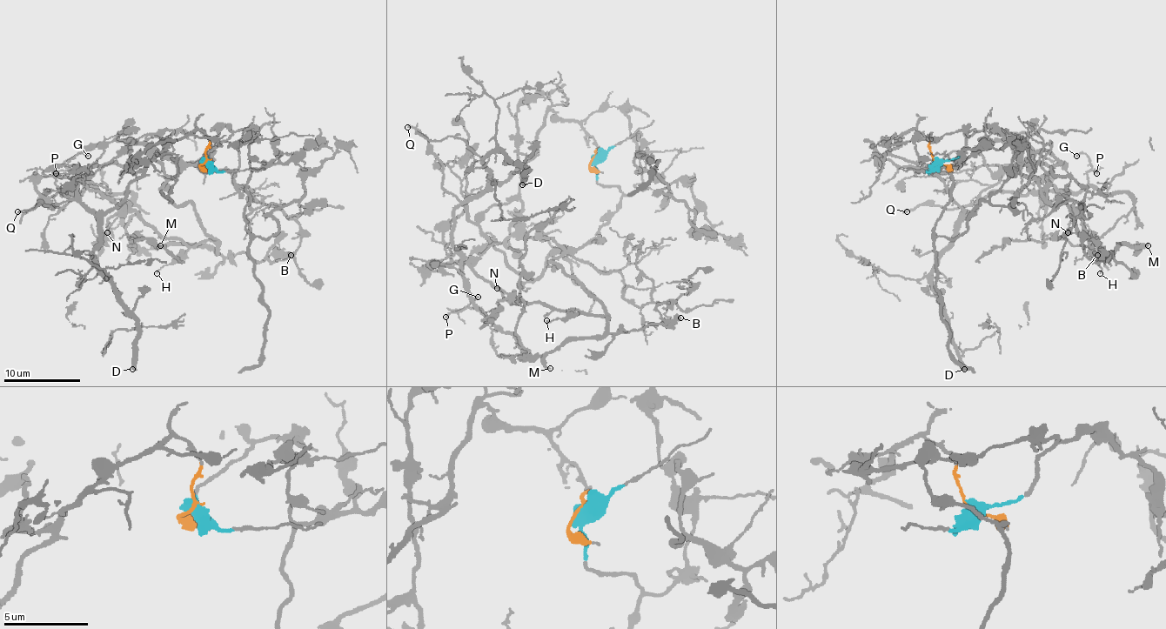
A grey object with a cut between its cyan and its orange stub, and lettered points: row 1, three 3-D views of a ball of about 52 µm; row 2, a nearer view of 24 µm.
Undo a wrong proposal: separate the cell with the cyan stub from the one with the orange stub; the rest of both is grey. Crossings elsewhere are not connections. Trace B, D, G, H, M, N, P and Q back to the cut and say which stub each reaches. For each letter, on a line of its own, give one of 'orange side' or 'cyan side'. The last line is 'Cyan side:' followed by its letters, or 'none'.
B: cyan side
D: orange side
G: orange side
H: cyan side
M: cyan side
N: cyan side
P: orange side
Q: orange side
Cyan side: B, H, M, N

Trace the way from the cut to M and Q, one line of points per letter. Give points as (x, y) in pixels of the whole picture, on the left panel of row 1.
M: (204, 163), (231, 134), (226, 126), (163, 191), (193, 206), (217, 252), (161, 244)
Q: (204, 163), (209, 139), (193, 130), (170, 141), (115, 206), (90, 210), (69, 201), (17, 212)

